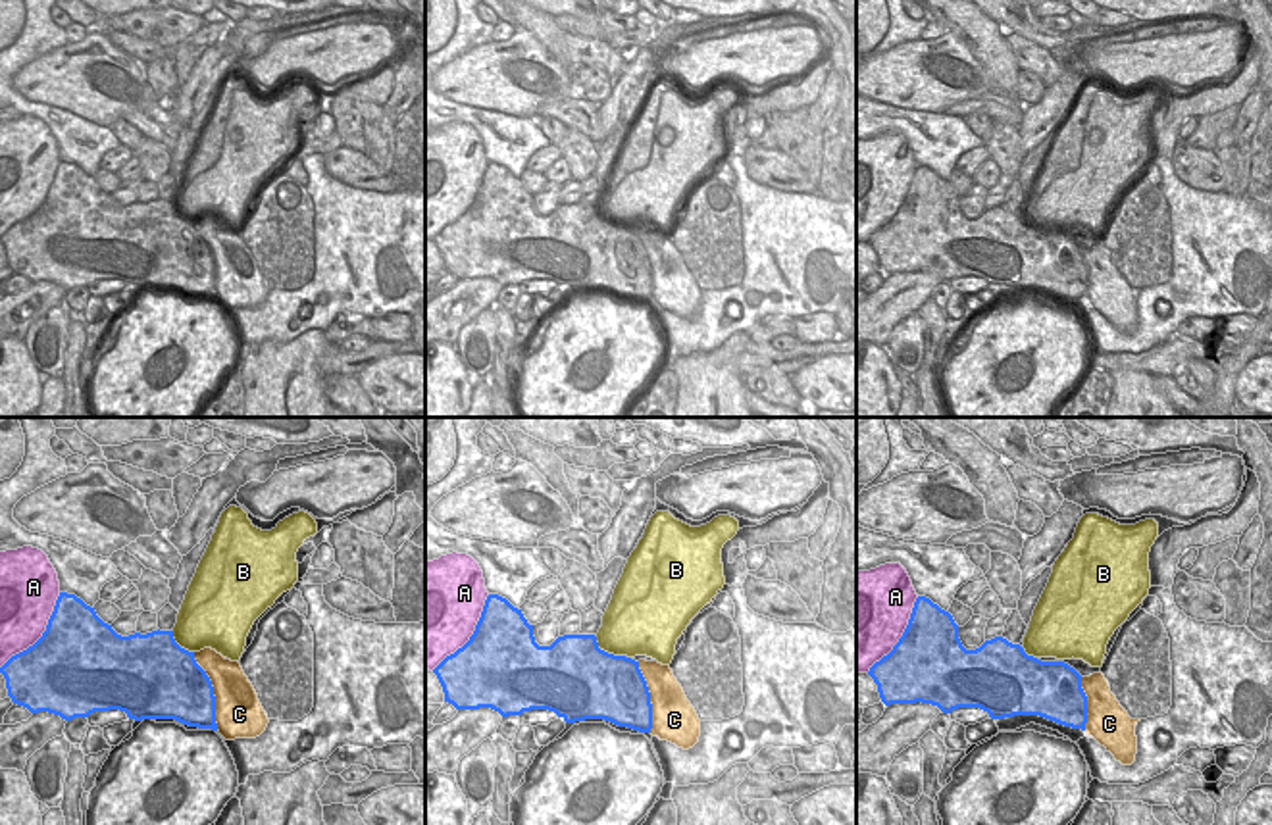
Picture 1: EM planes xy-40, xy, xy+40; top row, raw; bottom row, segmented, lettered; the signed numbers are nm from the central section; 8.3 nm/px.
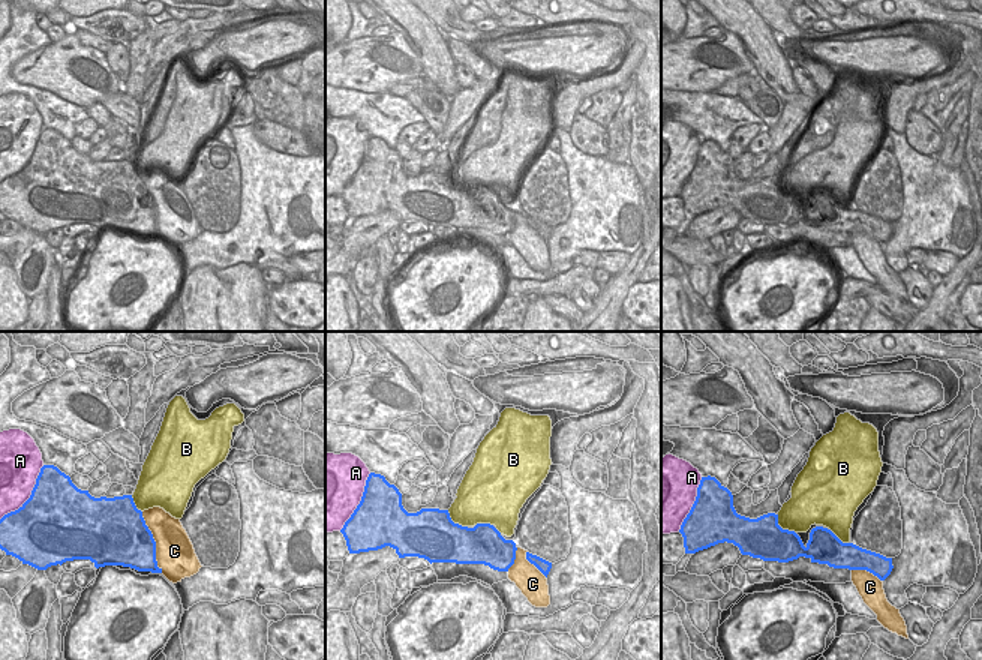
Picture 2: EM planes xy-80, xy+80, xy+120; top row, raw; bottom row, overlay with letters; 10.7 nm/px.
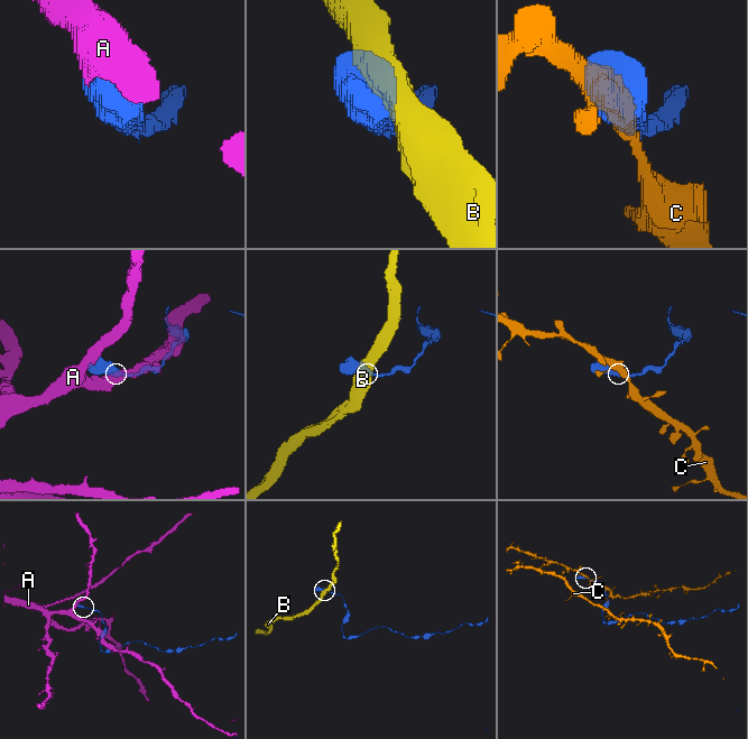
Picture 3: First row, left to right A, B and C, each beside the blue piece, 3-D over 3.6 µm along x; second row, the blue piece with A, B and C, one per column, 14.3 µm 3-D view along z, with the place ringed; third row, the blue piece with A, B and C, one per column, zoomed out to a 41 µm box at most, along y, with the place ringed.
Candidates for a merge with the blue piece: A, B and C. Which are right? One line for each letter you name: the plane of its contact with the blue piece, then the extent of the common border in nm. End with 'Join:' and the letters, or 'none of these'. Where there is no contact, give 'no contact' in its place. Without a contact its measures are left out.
Join: none of these

